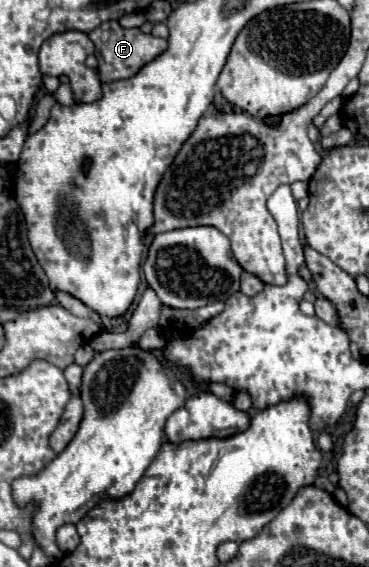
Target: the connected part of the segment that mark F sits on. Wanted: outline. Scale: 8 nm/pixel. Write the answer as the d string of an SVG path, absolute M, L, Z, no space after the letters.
M118 21L102 23L94 31L90 31L88 37L96 47L94 55L98 59L98 75L100 75L100 79L104 83L118 81L118 79L128 79L128 77L136 75L138 69L144 63L152 61L154 57L158 57L168 47L166 39L160 39L160 37L154 37L154 35L146 35L140 29L124 29L124 27L118 25Z

